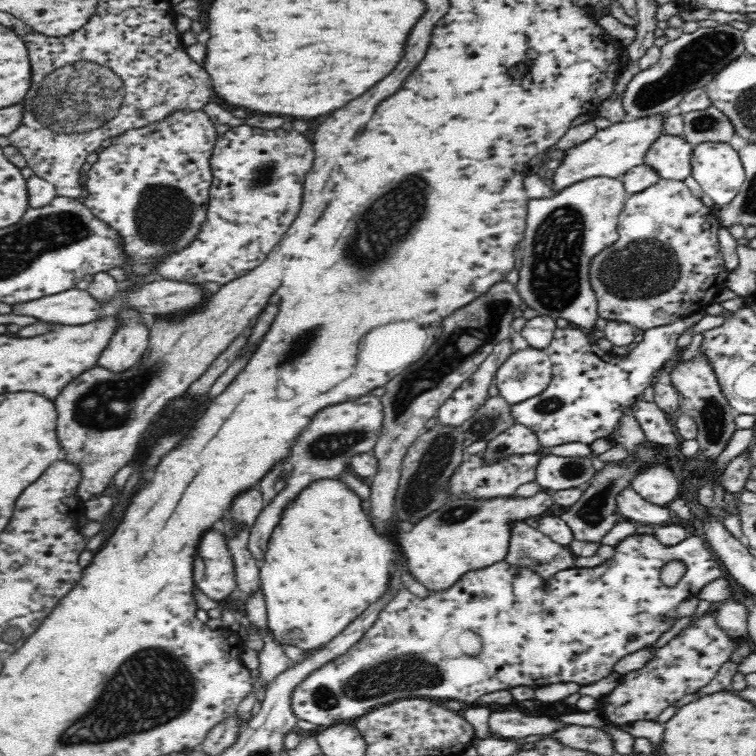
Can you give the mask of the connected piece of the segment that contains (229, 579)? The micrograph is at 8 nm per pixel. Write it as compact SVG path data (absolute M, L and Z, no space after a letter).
M208 528L198 540L196 554L204 563L204 576L198 587L206 596L222 601L237 586L232 553L225 536L216 528Z

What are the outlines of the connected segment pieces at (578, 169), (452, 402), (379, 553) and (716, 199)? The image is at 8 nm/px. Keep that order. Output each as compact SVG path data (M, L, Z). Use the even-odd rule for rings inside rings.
M659 114L659 118L652 117L651 119L613 123L610 128L599 129L592 138L565 149L565 155L559 166L554 169L551 179L552 194L556 195L558 192L570 188L572 184L597 176L622 177L631 168L644 164L648 149L652 146L654 140L664 133L662 119L663 115Z
M510 340L498 344L478 370L452 393L439 408L437 417L440 424L461 427L466 420L476 415L490 398L488 390L498 368L511 356L511 345Z
M336 478L312 482L306 490L300 492L300 496L297 496L293 502L294 506L286 512L286 516L282 516L280 524L272 532L265 558L259 568L259 581L266 601L267 625L275 641L281 646L296 646L300 650L312 652L324 648L326 644L332 642L338 634L342 634L346 630L346 626L350 626L362 612L385 594L389 581L388 570L390 570L390 562L392 562L392 556L394 556L394 548L374 532L374 528L368 522L368 516L362 514L362 510L360 510L360 498L356 498L356 494L350 491L344 483L337 481Z
M704 142L692 152L691 175L706 192L714 206L729 204L745 182L745 170L739 154L730 145Z

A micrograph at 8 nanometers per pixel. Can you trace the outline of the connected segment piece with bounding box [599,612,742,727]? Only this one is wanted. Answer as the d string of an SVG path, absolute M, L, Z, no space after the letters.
M714 614L695 616L664 647L656 649L642 668L622 676L621 683L599 700L599 708L610 724L621 726L637 720L655 720L670 705L678 705L690 694L716 678L718 670L732 658L742 639L735 639L718 625Z

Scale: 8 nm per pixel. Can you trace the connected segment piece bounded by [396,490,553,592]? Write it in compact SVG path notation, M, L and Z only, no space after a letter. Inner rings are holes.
M541 490L532 497L506 496L504 498L492 498L492 500L472 500L471 498L460 500L448 500L442 507L434 512L424 515L416 524L410 526L410 530L402 530L396 534L396 540L404 554L405 570L412 575L415 582L419 582L430 592L442 592L452 588L464 574L472 570L482 570L501 562L506 558L510 527L509 522L514 519L526 519L546 512L552 506L552 497Z

